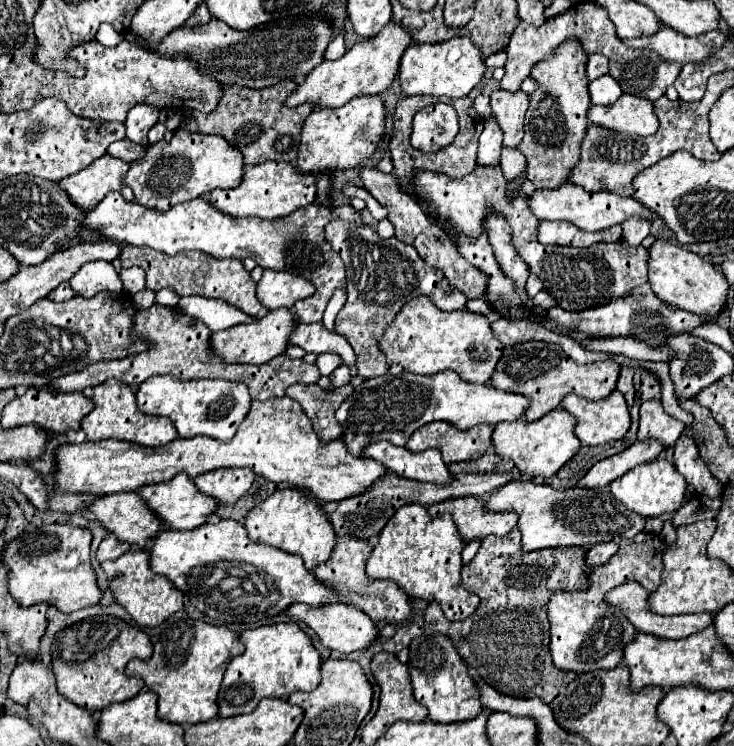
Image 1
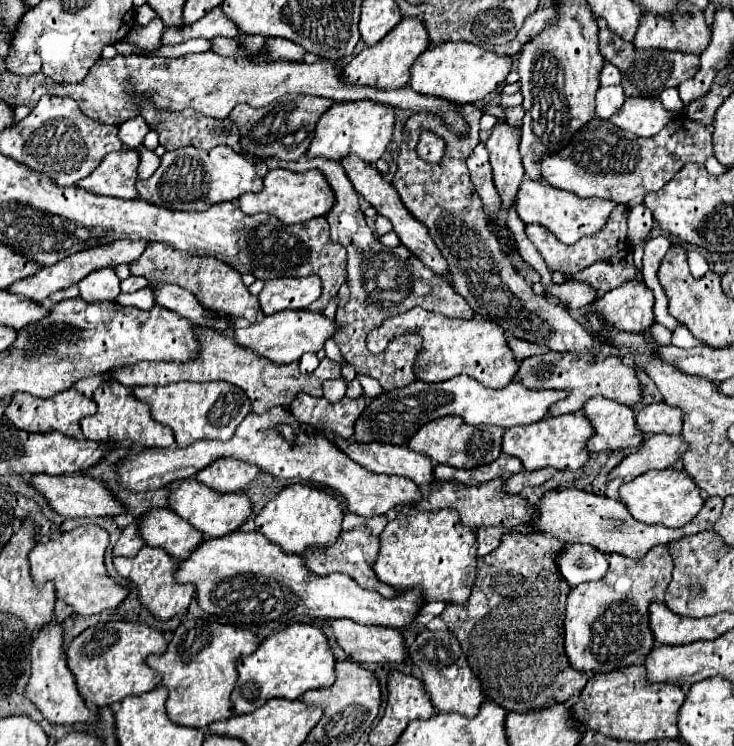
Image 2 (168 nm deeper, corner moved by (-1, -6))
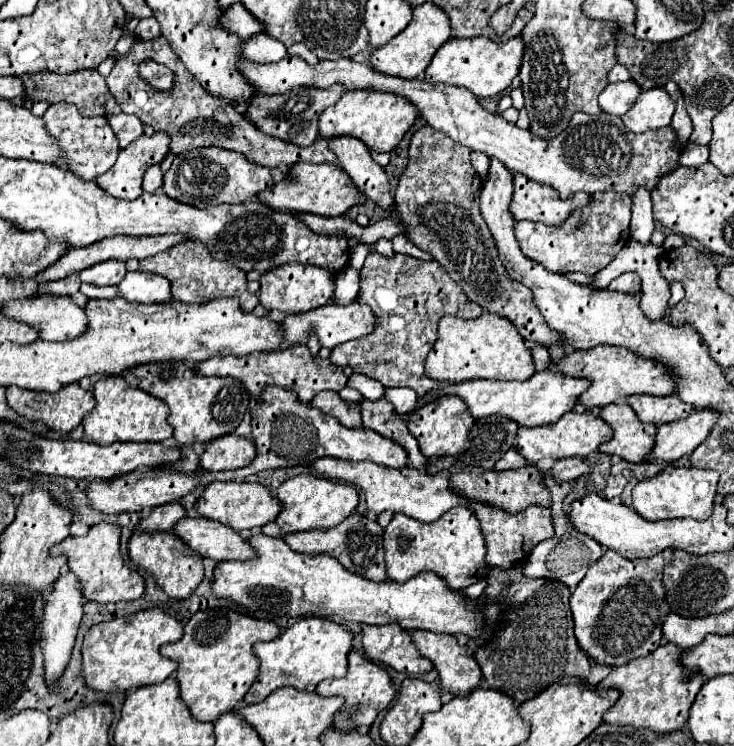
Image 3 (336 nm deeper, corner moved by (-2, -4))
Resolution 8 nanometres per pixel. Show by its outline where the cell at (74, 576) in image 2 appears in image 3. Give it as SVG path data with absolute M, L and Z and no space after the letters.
M99 522L85 536L73 538L69 536L63 544L57 544L51 554L65 554L69 558L69 570L81 580L83 594L87 600L95 602L121 602L121 600L137 600L145 592L145 578L123 562L119 552L121 526Z

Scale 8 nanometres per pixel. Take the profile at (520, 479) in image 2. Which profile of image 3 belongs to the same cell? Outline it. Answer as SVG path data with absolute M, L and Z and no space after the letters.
M563 458L563 460L557 460L549 472L551 472L553 478L557 478L557 480L573 482L573 480L577 480L579 476L589 474L589 472L591 472L591 466L587 464L585 458Z

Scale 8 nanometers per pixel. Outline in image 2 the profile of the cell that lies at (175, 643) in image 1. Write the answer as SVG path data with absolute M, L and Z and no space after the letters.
M202 620L182 622L168 642L168 648L162 656L148 656L146 664L162 676L162 686L168 688L166 712L172 722L178 726L206 728L212 722L226 720L232 716L230 692L236 680L236 662L244 654L252 654L258 648L258 640L252 632L218 624L214 630L208 630L208 624Z

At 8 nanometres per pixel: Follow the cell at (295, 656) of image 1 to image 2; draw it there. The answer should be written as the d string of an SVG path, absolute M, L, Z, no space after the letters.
M292 624L286 630L268 636L258 650L238 660L238 678L232 690L234 714L250 714L272 698L296 700L314 688L328 688L334 682L334 656L328 648L326 634L308 624Z

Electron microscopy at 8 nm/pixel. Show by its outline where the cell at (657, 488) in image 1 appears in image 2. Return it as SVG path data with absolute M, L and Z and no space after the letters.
M674 468L666 470L650 470L642 476L636 476L630 482L624 482L618 490L620 502L628 506L628 512L644 524L664 524L670 528L678 528L688 524L702 508L700 488L686 472L678 472Z

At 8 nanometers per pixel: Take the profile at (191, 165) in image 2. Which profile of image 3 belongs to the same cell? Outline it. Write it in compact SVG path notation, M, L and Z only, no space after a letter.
M217 146L195 148L191 152L181 152L175 156L171 170L165 174L163 192L173 200L195 208L209 208L217 204L239 204L255 198L259 192L273 186L271 170L249 162L243 154L233 150L223 150Z

